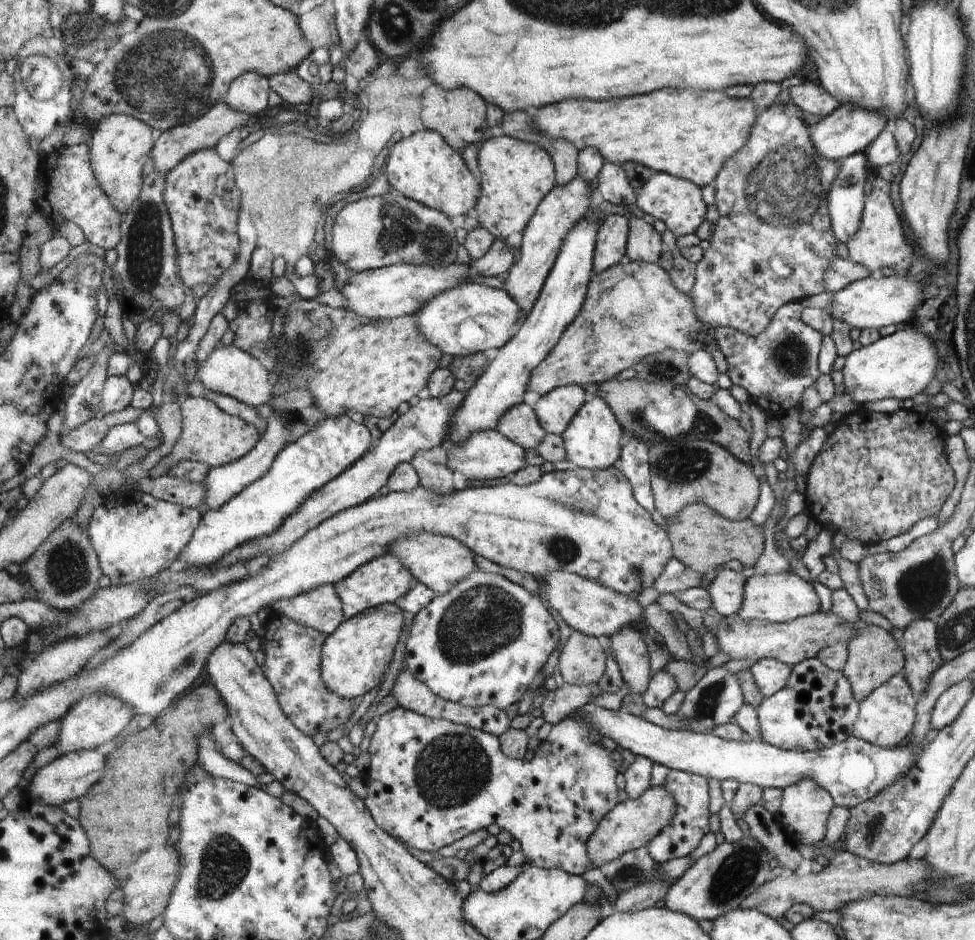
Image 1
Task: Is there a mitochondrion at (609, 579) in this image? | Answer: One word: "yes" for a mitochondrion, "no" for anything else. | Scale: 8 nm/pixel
no

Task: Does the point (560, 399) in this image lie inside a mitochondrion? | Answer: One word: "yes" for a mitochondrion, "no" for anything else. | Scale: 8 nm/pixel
no

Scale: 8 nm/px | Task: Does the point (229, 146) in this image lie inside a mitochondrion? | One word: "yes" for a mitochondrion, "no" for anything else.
no

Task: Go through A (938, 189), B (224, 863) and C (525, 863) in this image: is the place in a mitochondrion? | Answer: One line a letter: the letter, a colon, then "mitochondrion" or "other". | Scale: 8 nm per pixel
A: other
B: mitochondrion
C: other

